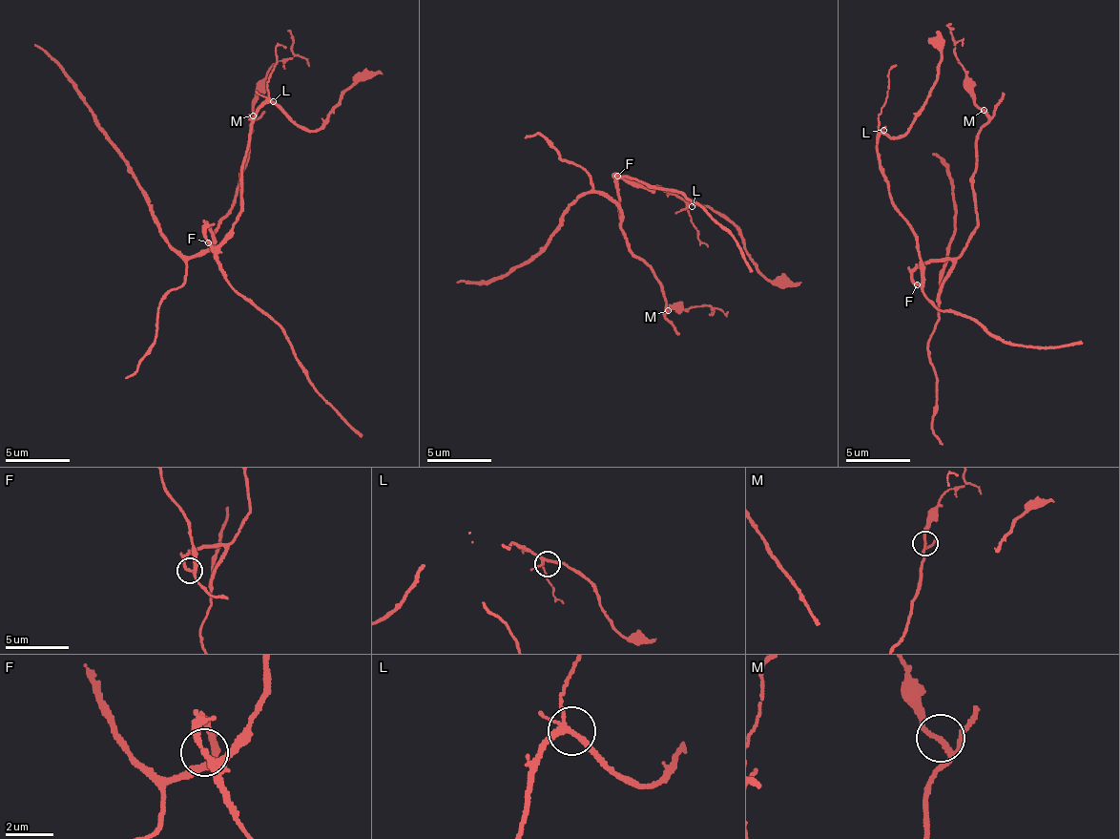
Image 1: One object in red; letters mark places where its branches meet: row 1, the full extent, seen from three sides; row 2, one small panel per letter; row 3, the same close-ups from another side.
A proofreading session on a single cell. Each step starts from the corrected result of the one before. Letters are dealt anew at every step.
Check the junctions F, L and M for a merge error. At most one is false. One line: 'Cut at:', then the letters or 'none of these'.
Cut at: none of these

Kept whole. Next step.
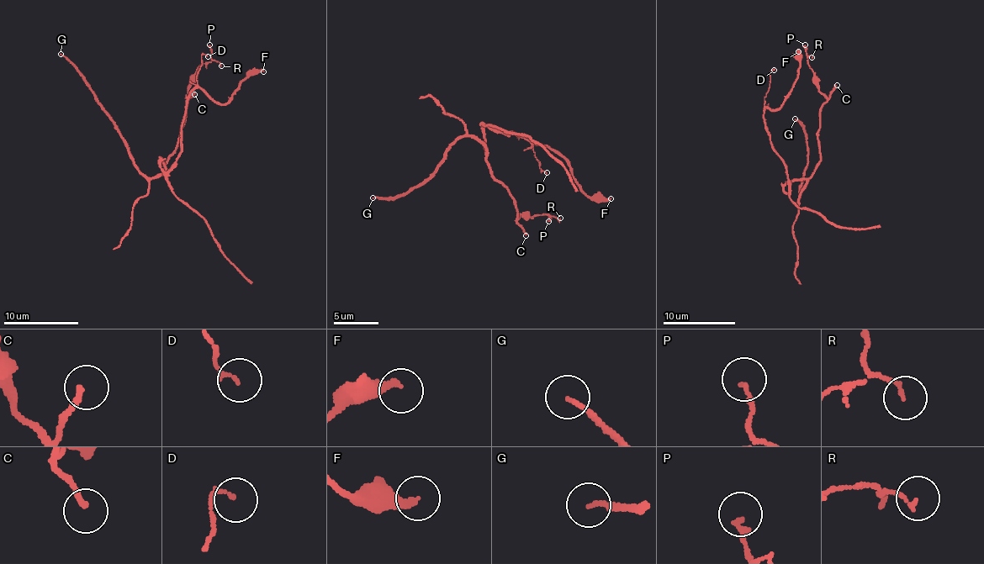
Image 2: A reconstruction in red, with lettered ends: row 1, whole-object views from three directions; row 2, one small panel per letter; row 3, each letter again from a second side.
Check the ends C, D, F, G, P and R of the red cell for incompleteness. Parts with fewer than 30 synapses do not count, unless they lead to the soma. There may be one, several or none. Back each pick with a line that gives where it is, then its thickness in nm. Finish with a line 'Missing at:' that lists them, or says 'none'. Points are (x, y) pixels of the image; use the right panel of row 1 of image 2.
C: (837, 85) | 170 nm
F: (798, 51) | 280 nm
G: (795, 118) | 130 nm
Missing at: C, F, G

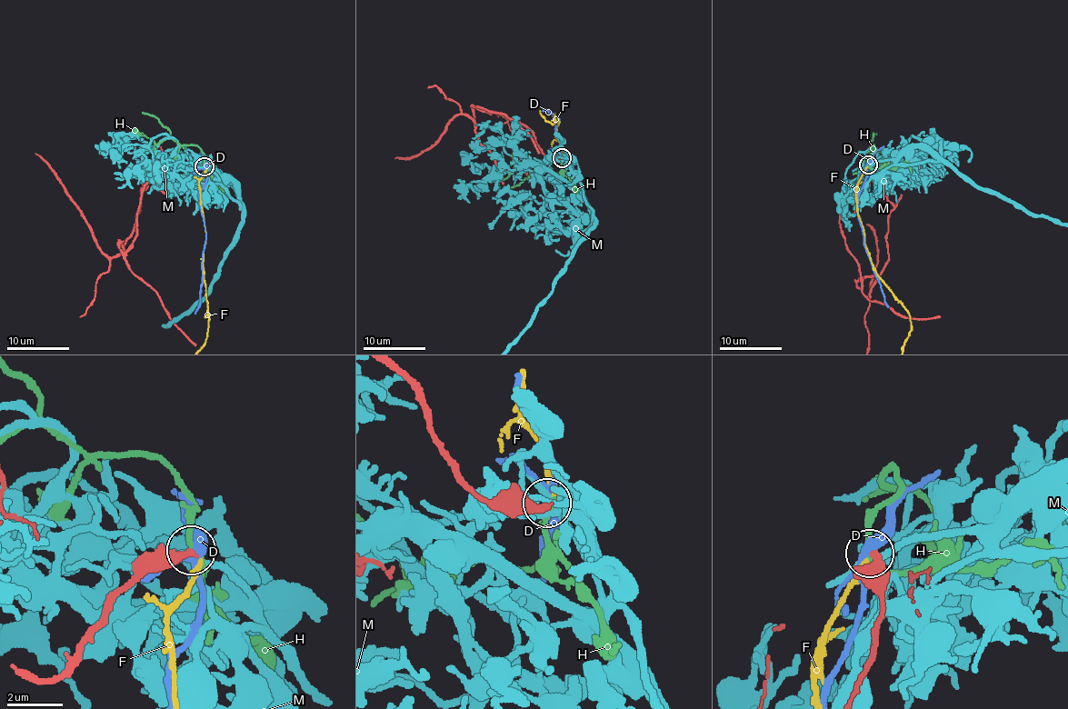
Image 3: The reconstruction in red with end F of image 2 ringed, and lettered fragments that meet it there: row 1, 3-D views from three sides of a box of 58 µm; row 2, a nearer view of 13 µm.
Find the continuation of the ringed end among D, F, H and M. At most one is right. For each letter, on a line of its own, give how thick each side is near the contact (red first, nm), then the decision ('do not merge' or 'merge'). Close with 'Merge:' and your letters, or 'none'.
D: 340 nm thick on the red side, 280 nm on the other; do not merge
F: 400 nm thick on the red side, 150 nm on the other; merge
H: 400 nm thick on the red side, 190 nm on the other; do not merge
M: 400 nm thick on the red side, 220 nm on the other; do not merge
Merge: F

